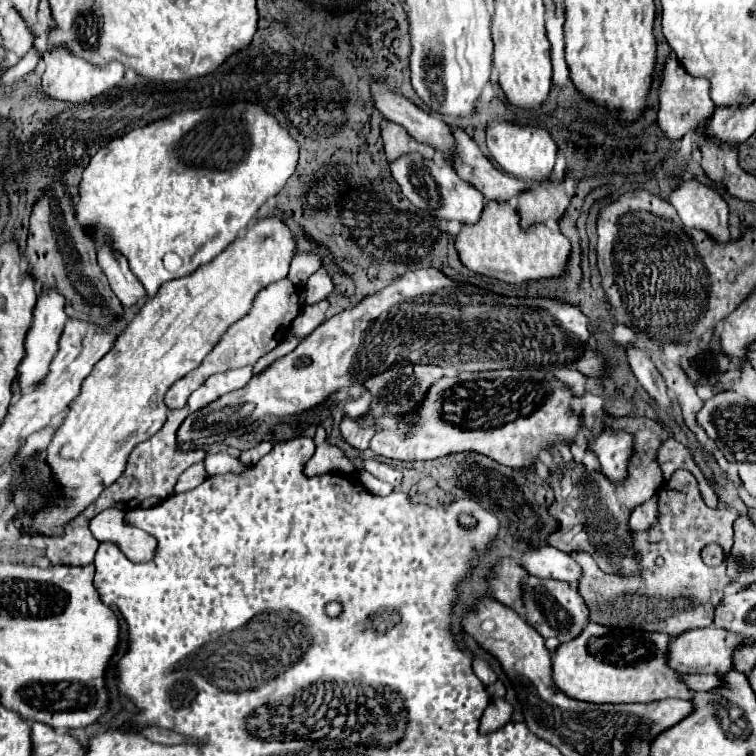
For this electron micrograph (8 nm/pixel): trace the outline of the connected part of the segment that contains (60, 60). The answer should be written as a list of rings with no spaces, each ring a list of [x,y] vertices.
[[[66,45],[48,49],[44,53],[44,61],[46,61],[46,73],[42,75],[44,93],[48,97],[62,99],[62,101],[76,103],[76,101],[98,99],[100,95],[108,95],[112,89],[118,89],[124,79],[124,65],[120,61],[110,61],[108,65],[100,67],[100,65],[94,65],[94,63],[82,59],[82,57],[76,57],[74,53],[70,53],[70,49]]]

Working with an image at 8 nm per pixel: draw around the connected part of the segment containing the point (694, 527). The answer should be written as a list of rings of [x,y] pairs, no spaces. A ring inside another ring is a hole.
[[[682,469],[676,471],[672,475],[672,479],[668,481],[668,485],[662,487],[658,509],[660,509],[658,525],[644,531],[644,533],[642,531],[634,533],[634,541],[632,541],[638,549],[636,553],[642,555],[642,571],[644,571],[642,575],[632,575],[632,577],[606,575],[604,571],[600,571],[600,567],[596,565],[596,561],[588,553],[572,553],[572,557],[578,561],[578,565],[584,571],[582,581],[578,583],[578,591],[584,597],[586,605],[590,607],[590,621],[600,623],[600,625],[610,625],[610,627],[632,627],[632,629],[658,631],[658,633],[668,633],[668,635],[678,635],[678,633],[686,633],[696,627],[710,627],[712,625],[714,609],[720,605],[720,601],[724,597],[724,587],[730,585],[732,579],[726,575],[724,565],[710,569],[702,561],[700,551],[708,543],[718,543],[728,553],[734,543],[732,525],[740,513],[730,511],[730,509],[720,509],[720,507],[718,509],[706,507],[700,497],[700,491],[698,491],[698,481],[694,479],[694,475],[690,475],[688,471],[682,471]],[[658,555],[666,559],[666,565],[662,565],[662,567],[654,565],[654,559]]]

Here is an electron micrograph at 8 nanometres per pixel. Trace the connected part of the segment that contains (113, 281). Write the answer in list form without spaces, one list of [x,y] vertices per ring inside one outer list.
[[[96,245],[96,255],[102,273],[106,275],[112,291],[118,295],[124,307],[136,305],[146,297],[142,283],[134,277],[134,273],[130,273],[126,257],[118,257],[118,253],[110,253],[110,249],[98,249],[98,245]]]

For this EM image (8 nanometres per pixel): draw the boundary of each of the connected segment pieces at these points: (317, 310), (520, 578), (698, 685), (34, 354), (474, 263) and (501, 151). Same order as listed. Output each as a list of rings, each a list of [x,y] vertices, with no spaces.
[[[322,299],[322,301],[318,301],[318,303],[314,303],[314,305],[304,305],[304,307],[300,309],[298,317],[294,319],[290,331],[292,331],[294,335],[298,335],[298,337],[310,335],[310,333],[326,319],[328,307],[330,307],[328,299]]]
[[[502,559],[496,565],[494,575],[490,579],[490,587],[492,587],[496,601],[508,607],[522,603],[522,585],[526,577],[528,573],[518,563],[514,563],[512,559]]]
[[[684,675],[684,679],[692,691],[710,691],[726,685],[724,679],[718,675]]]
[[[40,289],[38,293],[38,303],[34,307],[34,317],[32,317],[32,329],[28,331],[26,335],[26,341],[24,341],[24,347],[26,347],[26,355],[18,367],[18,381],[20,381],[20,387],[34,387],[38,385],[46,373],[48,373],[48,367],[50,367],[50,361],[54,359],[56,355],[56,349],[58,349],[58,339],[62,335],[62,329],[64,329],[64,323],[66,323],[66,313],[64,313],[64,297],[58,293],[58,289]]]
[[[486,201],[480,221],[474,225],[462,225],[454,245],[468,269],[506,283],[558,277],[566,271],[570,255],[570,241],[560,231],[552,231],[544,223],[524,229],[520,225],[518,211],[508,201]]]
[[[490,119],[488,121],[486,145],[488,145],[492,159],[508,175],[518,175],[518,177],[534,181],[534,183],[550,177],[554,159],[556,159],[556,151],[558,151],[556,139],[548,129],[536,127],[536,125],[518,125],[514,121],[506,121],[506,119]]]

